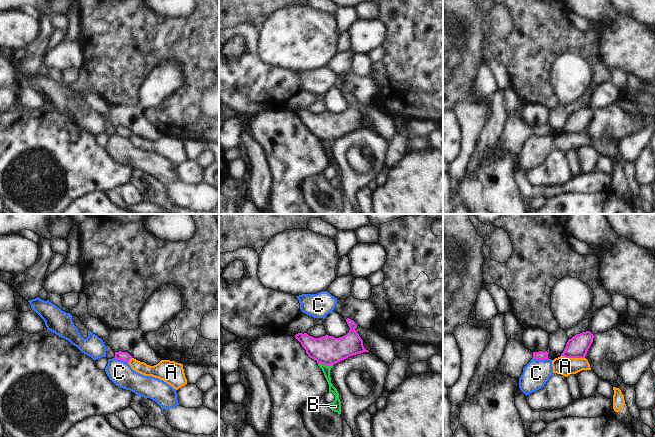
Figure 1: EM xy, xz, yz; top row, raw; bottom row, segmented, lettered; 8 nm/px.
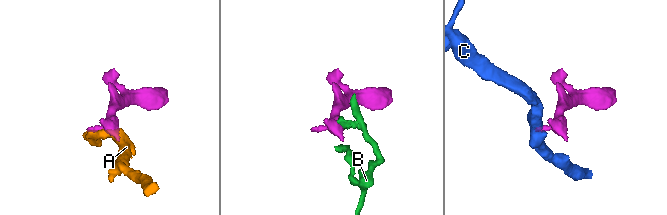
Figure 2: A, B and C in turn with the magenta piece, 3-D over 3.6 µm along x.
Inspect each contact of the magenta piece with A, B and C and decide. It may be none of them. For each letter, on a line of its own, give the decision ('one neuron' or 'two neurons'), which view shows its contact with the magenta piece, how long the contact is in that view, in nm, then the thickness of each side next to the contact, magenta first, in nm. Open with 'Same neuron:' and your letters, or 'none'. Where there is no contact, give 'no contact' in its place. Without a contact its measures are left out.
Same neuron: none
A: two neurons; contact in yz; length 190 nm; calibres 170 and 140 nm
B: two neurons; contact in xz; length 120 nm; calibres 240 and 60 nm
C: two neurons; contact in yz; length 130 nm; calibres 70 and 220 nm

